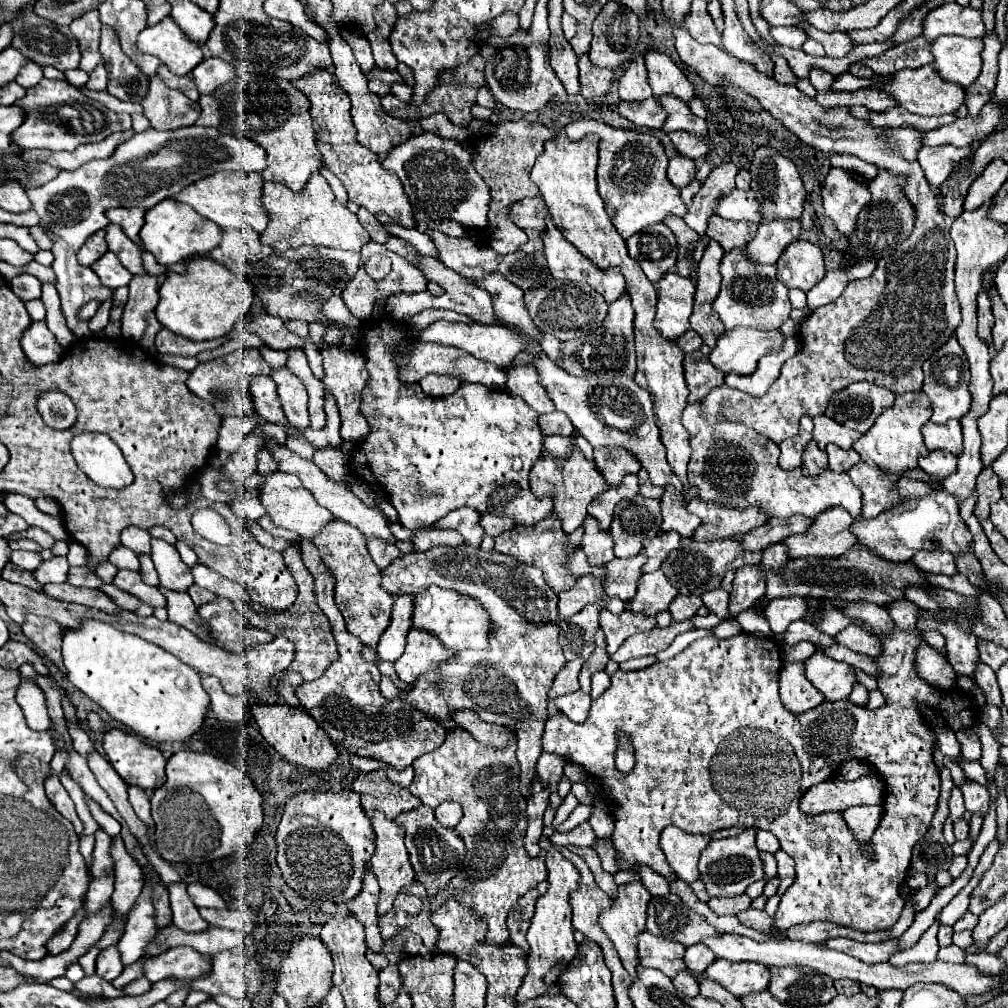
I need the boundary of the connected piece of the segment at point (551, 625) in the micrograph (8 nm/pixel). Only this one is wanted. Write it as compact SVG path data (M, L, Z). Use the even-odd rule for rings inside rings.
M470 544L434 546L426 552L414 550L392 560L390 566L382 570L382 588L392 596L416 596L432 584L480 600L492 618L492 648L488 652L460 652L456 660L444 664L440 672L426 672L420 676L420 680L414 682L412 692L398 690L390 678L382 676L380 692L386 698L404 698L420 712L438 718L450 718L454 710L468 708L482 720L494 718L496 724L512 726L518 734L516 756L520 762L520 792L530 796L536 762L542 754L544 724L548 720L548 692L556 674L566 664L564 652L558 644L558 596L548 588L538 568L496 550L486 552ZM546 616L556 616L556 622L546 622Z

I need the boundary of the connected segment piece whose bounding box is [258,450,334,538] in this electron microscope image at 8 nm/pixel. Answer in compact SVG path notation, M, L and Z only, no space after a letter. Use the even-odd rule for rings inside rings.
M270 450L260 452L258 474L262 474L262 476L268 474L266 482L262 486L262 492L260 492L260 500L266 506L268 516L272 518L272 522L276 526L282 526L282 528L288 528L288 530L296 530L302 538L318 536L320 528L324 528L330 520L334 520L334 516L326 508L320 508L320 504L316 504L312 492L308 492L302 486L298 476L292 476L292 474L286 474L286 472L276 472L276 470L278 470L278 460L272 458L272 452ZM270 472L274 472L274 474L270 474Z

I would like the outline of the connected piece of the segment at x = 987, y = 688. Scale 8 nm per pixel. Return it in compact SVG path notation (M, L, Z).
M978 664L976 668L976 684L982 688L984 696L986 696L986 702L988 704L994 704L994 706L1002 706L1002 694L1000 694L1000 688L998 688L998 682L996 682L996 672L990 670L986 664Z

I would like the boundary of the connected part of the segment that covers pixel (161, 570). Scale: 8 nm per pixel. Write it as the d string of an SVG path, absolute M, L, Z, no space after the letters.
M154 538L152 540L152 560L154 560L154 566L158 570L160 584L164 588L170 588L176 592L188 590L188 586L192 584L192 572L180 560L180 554L172 544Z

